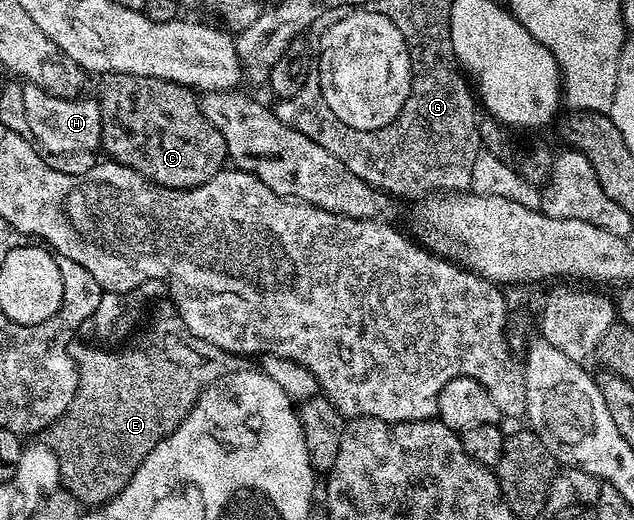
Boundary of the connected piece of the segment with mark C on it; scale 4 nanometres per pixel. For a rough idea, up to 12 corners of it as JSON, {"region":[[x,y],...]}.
{"region":[[100,74],[101,149],[168,189],[226,168],[188,85]]}

